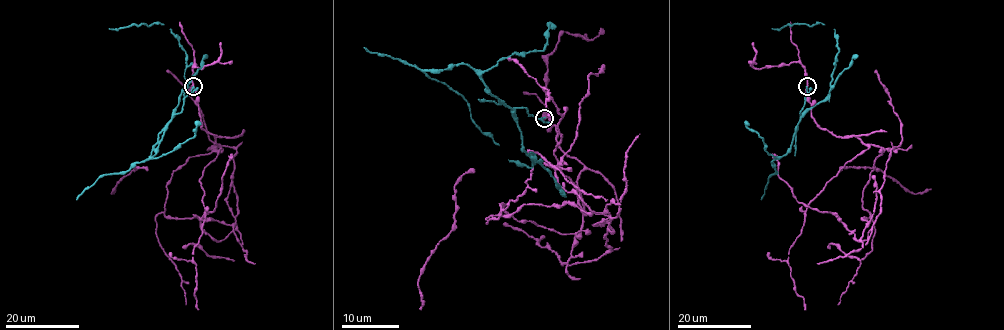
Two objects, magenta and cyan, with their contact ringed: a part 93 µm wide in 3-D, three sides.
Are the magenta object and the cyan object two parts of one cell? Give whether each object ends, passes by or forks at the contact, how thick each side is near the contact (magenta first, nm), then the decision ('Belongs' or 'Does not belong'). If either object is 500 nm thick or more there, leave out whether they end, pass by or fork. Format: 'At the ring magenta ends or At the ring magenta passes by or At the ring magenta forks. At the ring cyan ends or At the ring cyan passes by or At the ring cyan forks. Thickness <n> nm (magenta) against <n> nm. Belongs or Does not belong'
At the ring magenta passes by. At the ring cyan ends. Thickness 200 nm (magenta) against 190 nm. Does not belong

